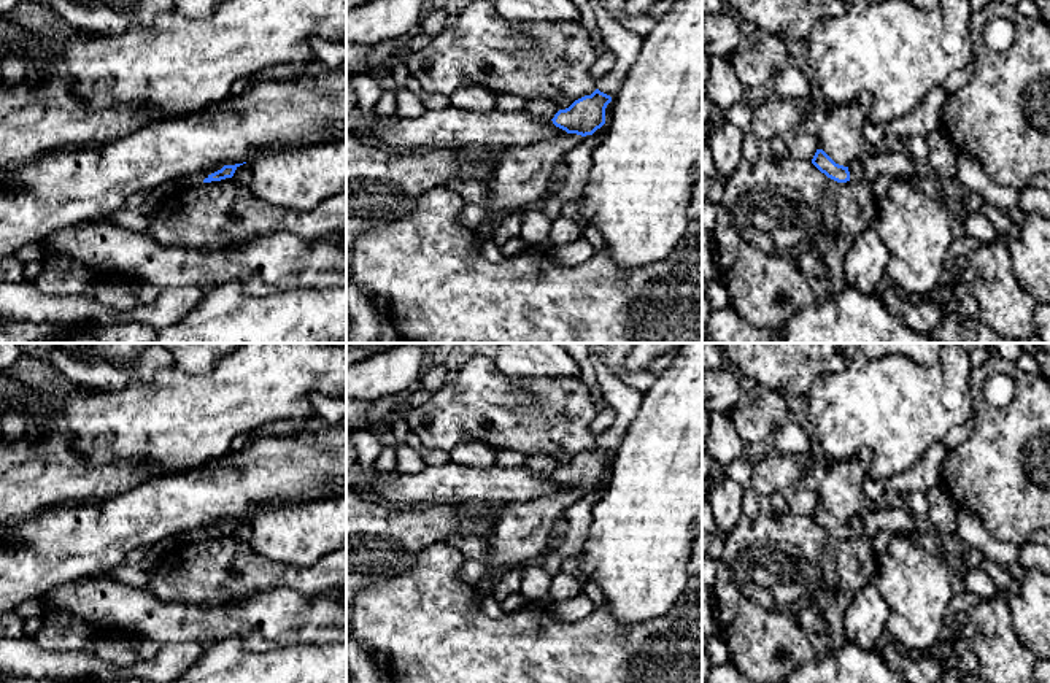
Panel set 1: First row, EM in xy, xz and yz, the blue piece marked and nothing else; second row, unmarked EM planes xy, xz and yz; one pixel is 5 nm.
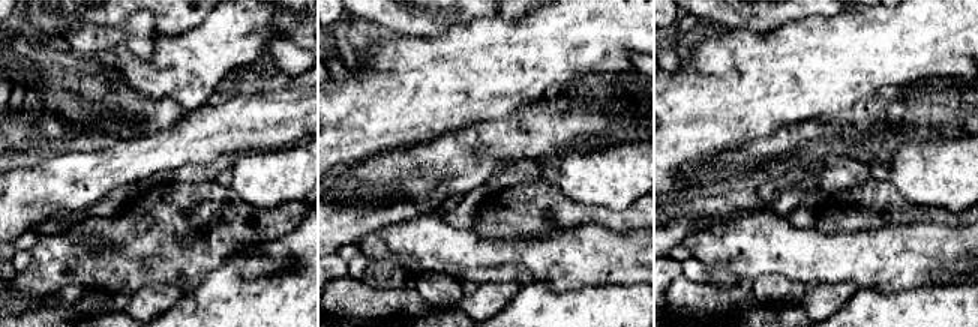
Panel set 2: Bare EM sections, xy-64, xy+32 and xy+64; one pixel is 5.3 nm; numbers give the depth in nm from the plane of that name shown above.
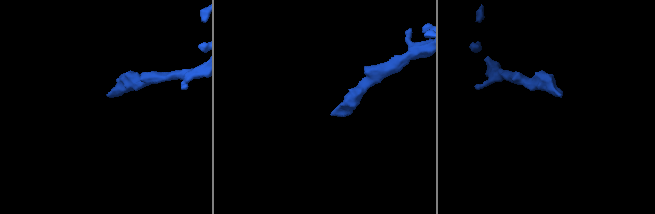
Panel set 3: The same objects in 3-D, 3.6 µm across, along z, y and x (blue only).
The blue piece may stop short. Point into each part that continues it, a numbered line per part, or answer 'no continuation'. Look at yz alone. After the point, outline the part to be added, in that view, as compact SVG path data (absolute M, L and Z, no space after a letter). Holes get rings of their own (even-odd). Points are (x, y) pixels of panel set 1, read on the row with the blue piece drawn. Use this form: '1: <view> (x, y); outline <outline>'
1: yz (856, 170); outline M859 159L853 160L848 165L848 172L850 172L851 181L864 179L864 167L863 167L863 162Z

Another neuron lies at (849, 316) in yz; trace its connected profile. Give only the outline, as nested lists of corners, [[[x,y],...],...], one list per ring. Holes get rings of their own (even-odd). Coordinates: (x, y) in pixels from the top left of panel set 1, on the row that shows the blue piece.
[[[851,286],[801,307],[783,324],[785,343],[940,343],[931,335],[918,334],[894,318],[877,295],[866,295]]]

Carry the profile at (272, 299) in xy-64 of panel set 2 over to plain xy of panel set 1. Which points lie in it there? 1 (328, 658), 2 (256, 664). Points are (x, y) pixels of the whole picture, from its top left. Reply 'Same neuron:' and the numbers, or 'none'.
Same neuron: 1, 2

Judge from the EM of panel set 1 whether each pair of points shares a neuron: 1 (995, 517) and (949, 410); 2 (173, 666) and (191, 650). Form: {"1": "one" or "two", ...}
{"1": "two", "2": "one"}

